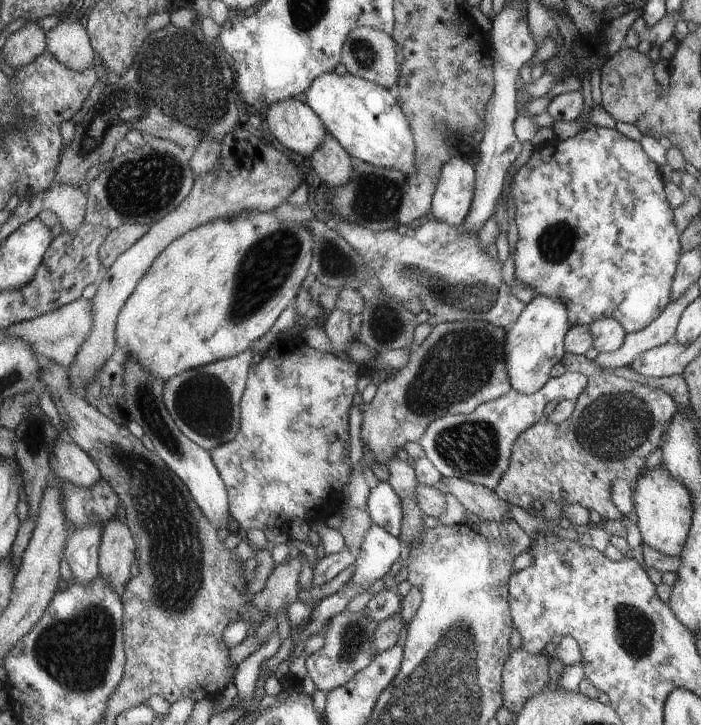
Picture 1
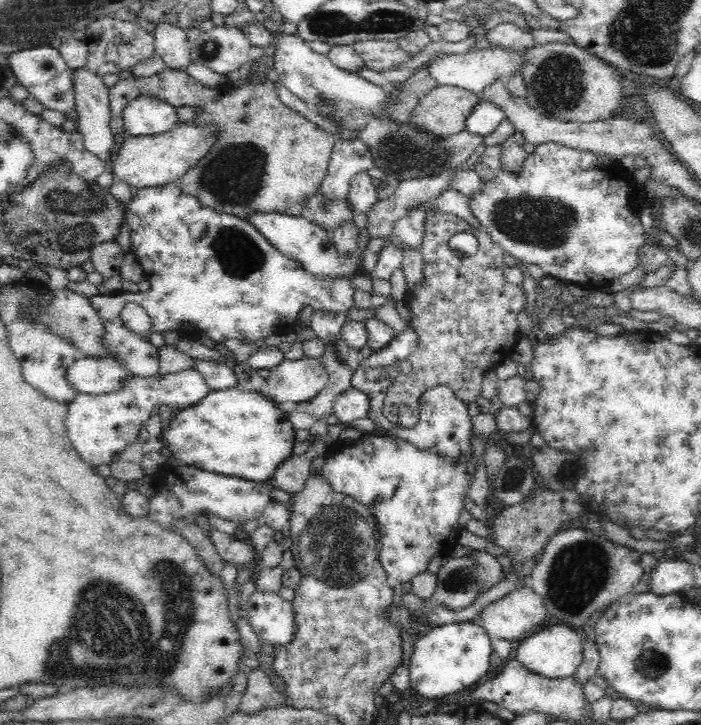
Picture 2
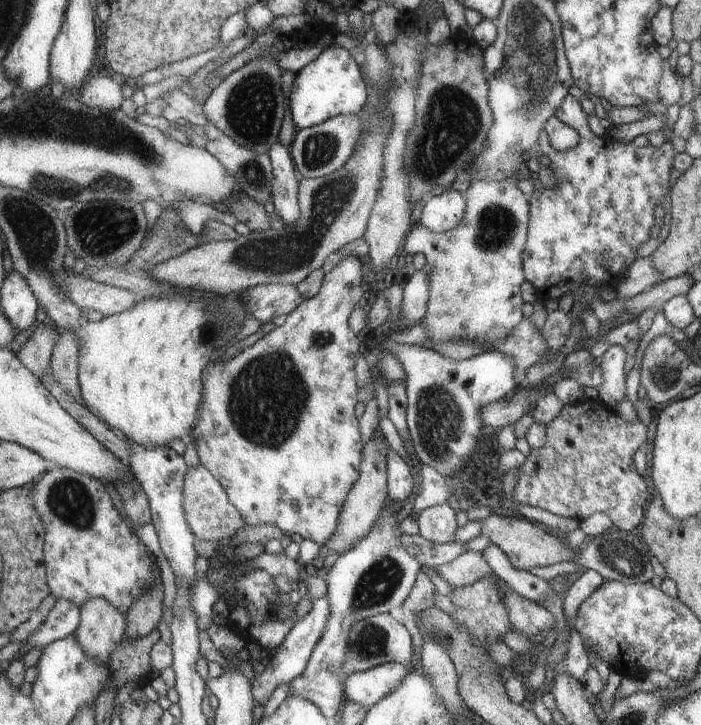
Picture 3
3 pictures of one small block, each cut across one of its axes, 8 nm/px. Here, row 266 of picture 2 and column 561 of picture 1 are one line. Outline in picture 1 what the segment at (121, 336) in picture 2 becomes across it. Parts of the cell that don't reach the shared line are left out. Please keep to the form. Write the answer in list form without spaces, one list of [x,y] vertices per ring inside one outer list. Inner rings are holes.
[[[593,126],[563,142],[561,140],[547,142],[547,144],[535,148],[533,154],[529,156],[529,160],[525,162],[525,166],[521,166],[515,172],[509,190],[515,200],[515,224],[517,224],[517,234],[519,234],[519,238],[515,242],[515,252],[513,252],[515,278],[529,284],[531,290],[535,292],[535,296],[547,296],[547,298],[563,302],[569,310],[571,328],[581,326],[581,324],[591,326],[591,322],[595,322],[601,314],[605,318],[611,318],[611,320],[617,320],[619,324],[623,324],[625,332],[641,332],[649,324],[653,324],[653,320],[657,320],[657,316],[661,316],[661,312],[671,302],[671,284],[673,284],[673,278],[677,272],[677,262],[681,260],[681,256],[679,256],[681,232],[677,230],[673,208],[663,194],[663,182],[661,182],[657,164],[641,150],[639,142],[625,138],[617,130],[607,130],[601,126]]]

